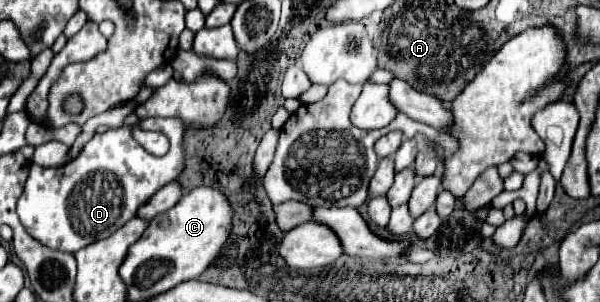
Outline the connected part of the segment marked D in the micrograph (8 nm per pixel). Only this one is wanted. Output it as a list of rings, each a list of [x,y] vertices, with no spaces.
[[[149,118],[141,122],[143,130],[157,130],[169,138],[169,152],[165,156],[153,156],[149,154],[143,146],[139,146],[133,136],[131,128],[123,126],[117,130],[109,130],[105,134],[95,134],[93,140],[83,148],[81,156],[75,158],[73,162],[67,162],[65,166],[59,168],[41,168],[37,164],[31,166],[23,196],[17,200],[17,214],[21,224],[25,226],[27,234],[35,238],[37,242],[45,244],[51,250],[61,250],[61,252],[77,252],[101,238],[111,236],[115,230],[119,230],[125,222],[129,222],[141,204],[149,200],[159,188],[163,188],[167,182],[175,180],[181,170],[183,170],[183,122],[177,118]]]

